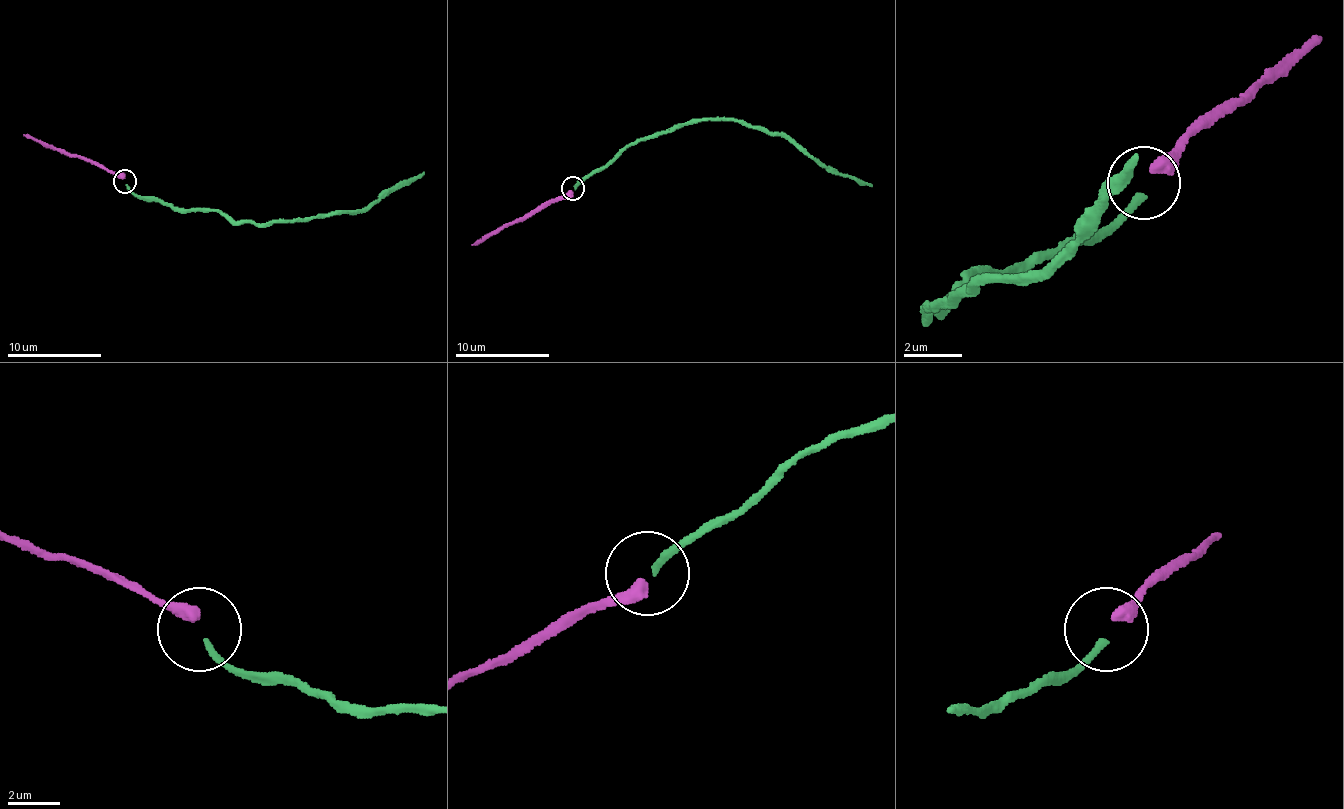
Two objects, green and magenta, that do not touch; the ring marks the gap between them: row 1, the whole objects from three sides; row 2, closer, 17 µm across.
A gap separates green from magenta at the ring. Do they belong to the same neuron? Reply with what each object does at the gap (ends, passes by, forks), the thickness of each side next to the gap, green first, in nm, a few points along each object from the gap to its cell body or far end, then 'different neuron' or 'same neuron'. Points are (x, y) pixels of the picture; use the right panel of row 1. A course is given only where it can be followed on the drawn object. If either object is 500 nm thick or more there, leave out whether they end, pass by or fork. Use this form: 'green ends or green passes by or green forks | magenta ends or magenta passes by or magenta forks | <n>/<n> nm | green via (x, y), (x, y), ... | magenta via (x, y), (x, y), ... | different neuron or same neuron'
260/500 nm | green via (1145, 192), (1101, 236), (1072, 236), (1013, 272), (969, 272), (925, 316), (969, 287), (1035, 280), (1138, 155) | magenta via (1153, 169), (1219, 103), (1321, 37) | same neuron

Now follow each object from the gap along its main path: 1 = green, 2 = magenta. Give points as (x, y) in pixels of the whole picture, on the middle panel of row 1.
1: (574, 189), (628, 146), (684, 123), (720, 118), (785, 132), (839, 175), (872, 186)
2: (572, 191), (471, 245)

